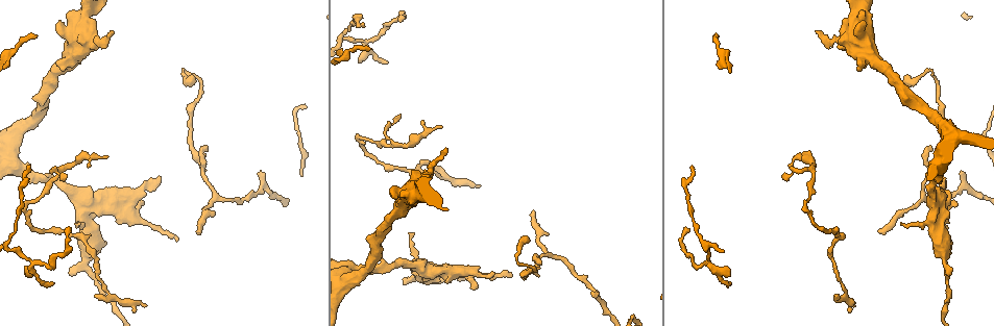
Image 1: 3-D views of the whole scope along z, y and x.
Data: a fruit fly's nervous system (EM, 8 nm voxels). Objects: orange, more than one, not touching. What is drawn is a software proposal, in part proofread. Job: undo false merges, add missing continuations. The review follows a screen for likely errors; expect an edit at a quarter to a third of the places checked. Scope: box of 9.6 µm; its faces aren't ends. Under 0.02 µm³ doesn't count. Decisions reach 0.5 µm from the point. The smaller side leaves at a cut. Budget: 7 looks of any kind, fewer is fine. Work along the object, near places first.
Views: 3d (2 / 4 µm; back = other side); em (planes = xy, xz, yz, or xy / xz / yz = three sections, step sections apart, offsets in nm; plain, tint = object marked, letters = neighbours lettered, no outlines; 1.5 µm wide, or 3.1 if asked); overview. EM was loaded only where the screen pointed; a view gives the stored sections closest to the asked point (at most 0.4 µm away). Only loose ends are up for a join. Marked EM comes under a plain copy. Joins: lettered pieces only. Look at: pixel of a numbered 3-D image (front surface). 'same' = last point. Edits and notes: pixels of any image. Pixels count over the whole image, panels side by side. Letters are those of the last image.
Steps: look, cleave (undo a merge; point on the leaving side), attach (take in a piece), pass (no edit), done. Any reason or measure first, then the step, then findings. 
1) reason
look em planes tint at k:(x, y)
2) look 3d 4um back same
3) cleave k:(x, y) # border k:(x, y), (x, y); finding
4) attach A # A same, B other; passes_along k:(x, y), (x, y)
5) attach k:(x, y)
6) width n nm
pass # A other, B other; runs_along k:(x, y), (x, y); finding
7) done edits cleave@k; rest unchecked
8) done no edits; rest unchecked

thin end
look 3d 4um at 1:(962, 175)

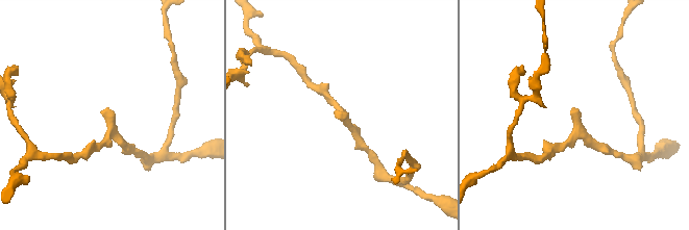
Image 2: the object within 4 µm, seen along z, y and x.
look em planes letters at 2:(101, 113)

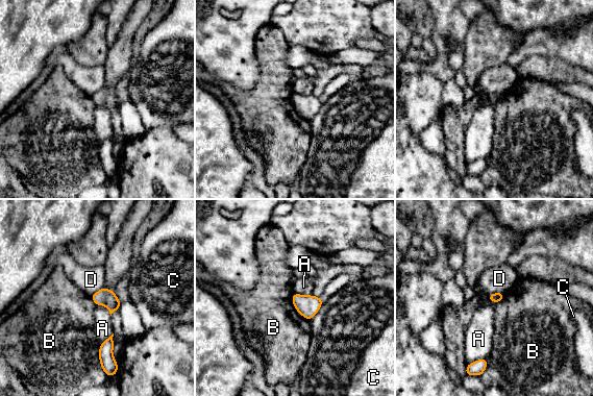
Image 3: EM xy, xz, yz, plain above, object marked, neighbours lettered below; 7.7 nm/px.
width 80 nm
pass # A other, B other, C other, D other; no lettered piece goes on from it

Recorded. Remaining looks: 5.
free end
look em planes letters at 1:(423, 123)

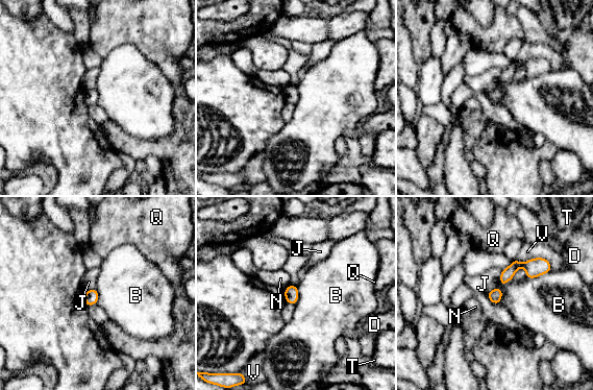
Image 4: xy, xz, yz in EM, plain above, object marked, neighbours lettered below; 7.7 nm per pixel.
pass # B other, D other, J other, N other, Q other, T other, V other; border 4:(499, 287), (501, 298), (497, 303); none of them fits

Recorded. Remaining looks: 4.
an open end
look em planes letters at 1:(481, 185)

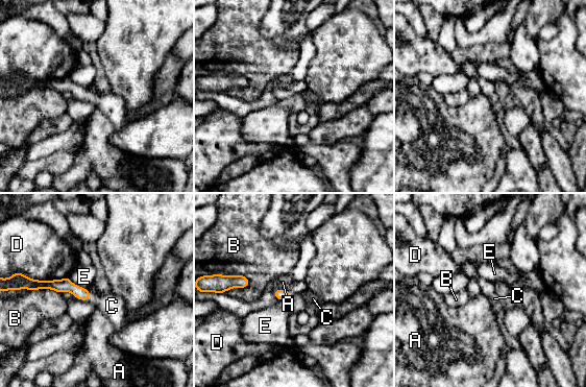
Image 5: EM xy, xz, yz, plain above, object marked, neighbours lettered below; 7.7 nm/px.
attach C # A other, B other, C same, D other, E other; passes_along 5:(60, 286), (90, 296), (112, 306); the neuron continues

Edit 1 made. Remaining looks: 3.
done edits attach@5; rest unchecked

